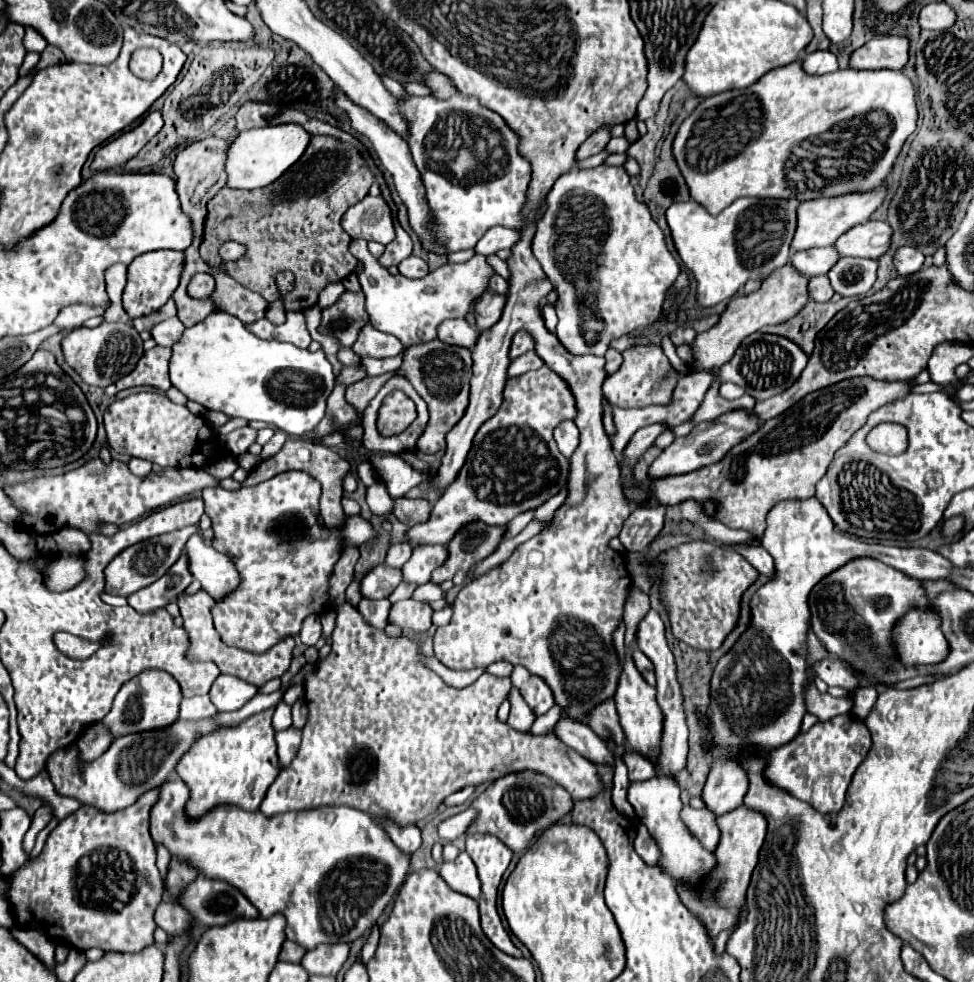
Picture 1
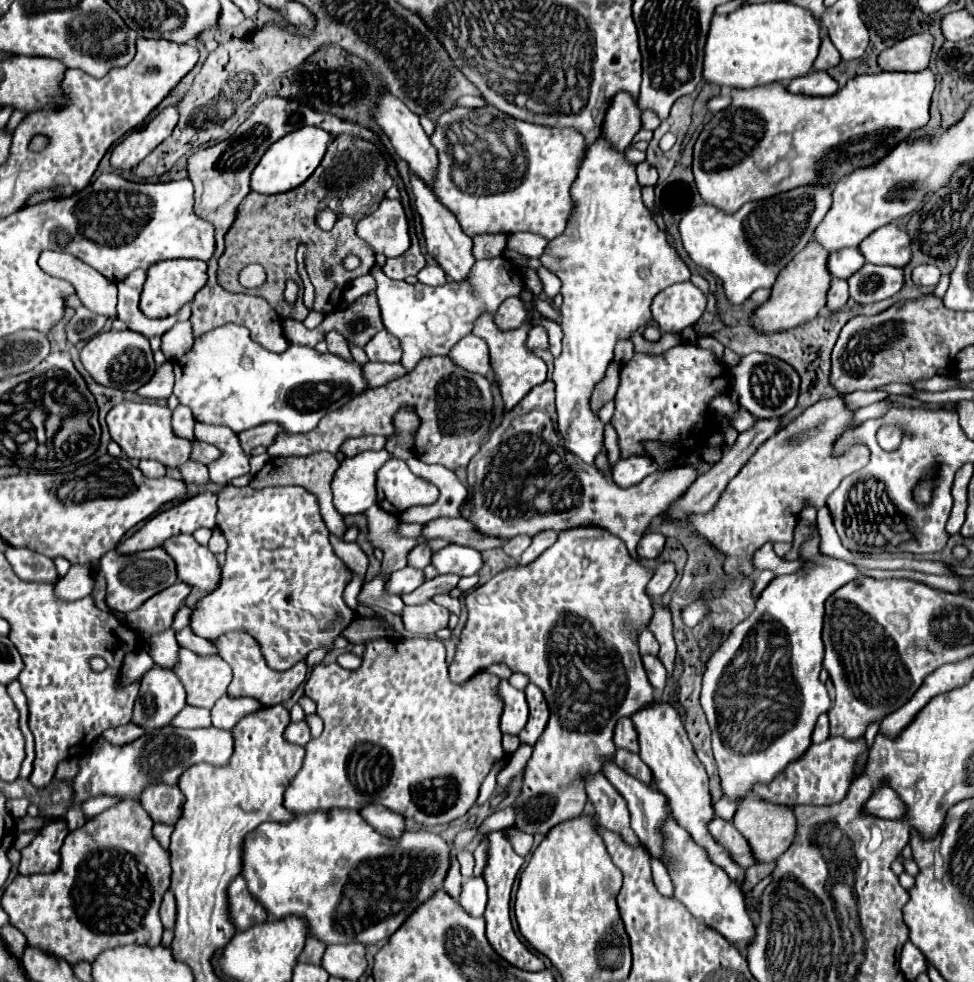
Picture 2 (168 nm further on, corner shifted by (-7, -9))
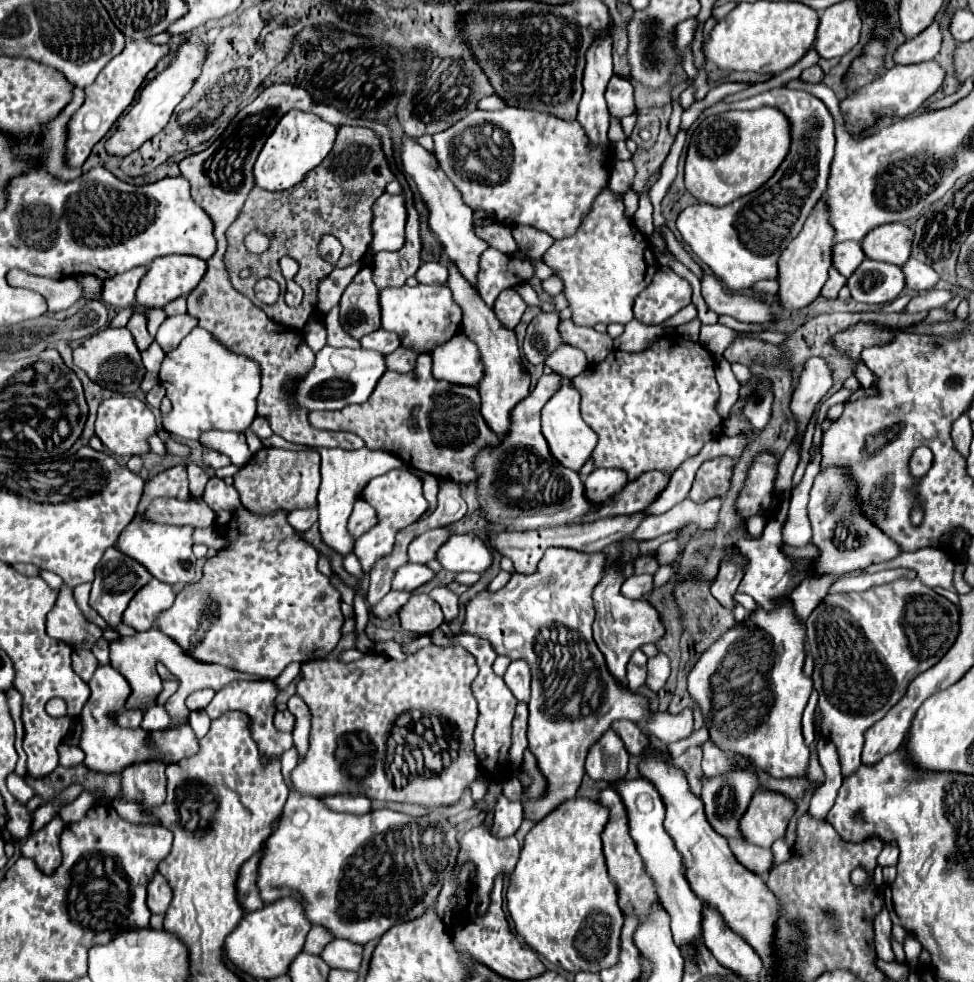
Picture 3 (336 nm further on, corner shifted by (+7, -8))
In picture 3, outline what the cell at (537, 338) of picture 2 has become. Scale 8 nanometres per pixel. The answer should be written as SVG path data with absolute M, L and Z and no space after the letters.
M542 312L538 314L526 330L524 338L524 356L532 364L544 364L546 356L554 352L554 348L562 342L558 336L558 314Z

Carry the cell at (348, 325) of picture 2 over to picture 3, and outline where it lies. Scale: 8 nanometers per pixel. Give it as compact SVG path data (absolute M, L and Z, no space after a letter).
M362 268L342 294L340 324L356 340L380 328L378 288L372 282L372 270Z

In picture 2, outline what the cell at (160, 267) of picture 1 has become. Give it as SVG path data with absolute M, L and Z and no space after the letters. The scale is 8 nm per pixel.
M172 259L172 261L158 261L148 269L148 279L144 283L140 309L146 317L158 319L158 317L170 317L176 315L176 311L194 299L194 295L206 285L208 281L208 267L204 261L196 259Z

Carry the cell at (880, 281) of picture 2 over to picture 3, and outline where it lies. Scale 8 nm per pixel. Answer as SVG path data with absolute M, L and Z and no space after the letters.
M864 260L846 280L846 286L856 302L866 304L892 302L904 290L904 274L900 266Z

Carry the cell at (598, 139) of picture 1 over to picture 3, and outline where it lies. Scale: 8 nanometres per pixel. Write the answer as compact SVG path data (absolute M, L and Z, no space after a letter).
M612 76L606 88L606 102L610 110L610 118L626 118L636 114L636 104L634 104L634 86L620 76Z

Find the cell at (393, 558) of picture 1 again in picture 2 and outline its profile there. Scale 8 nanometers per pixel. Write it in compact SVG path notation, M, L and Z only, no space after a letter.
M422 541L418 547L414 547L408 555L408 565L416 567L416 569L424 569L426 565L430 565L432 561L432 549L426 541Z

